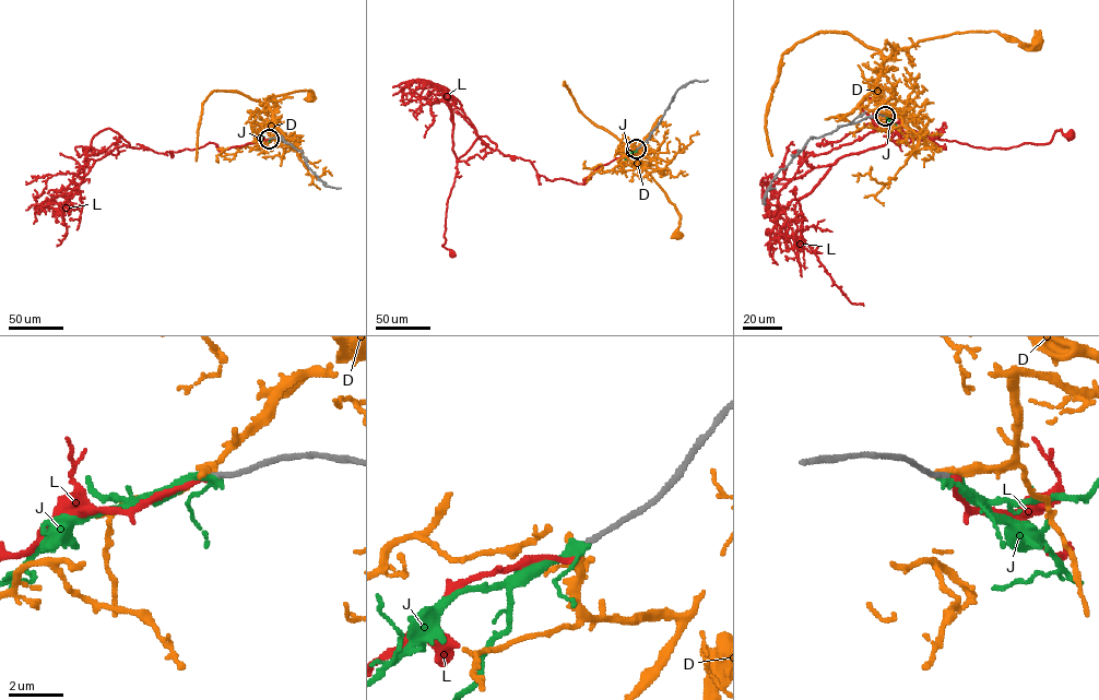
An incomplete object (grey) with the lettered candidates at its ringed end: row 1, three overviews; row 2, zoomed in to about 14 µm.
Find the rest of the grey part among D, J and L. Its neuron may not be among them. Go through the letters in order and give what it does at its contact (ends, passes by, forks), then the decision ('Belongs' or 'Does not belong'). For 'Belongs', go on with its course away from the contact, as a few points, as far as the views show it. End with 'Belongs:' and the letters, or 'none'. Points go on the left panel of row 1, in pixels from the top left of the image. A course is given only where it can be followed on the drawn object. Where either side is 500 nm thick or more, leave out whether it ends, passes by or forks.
D: It ends there. Does not belong
J: It passes by. Does not belong
L: It ends there. Belongs. Its course: (269, 139), (223, 151), (209, 142), (157, 153), (130, 147), (107, 128), (79, 156), (75, 147), (84, 149)
Belongs: L

